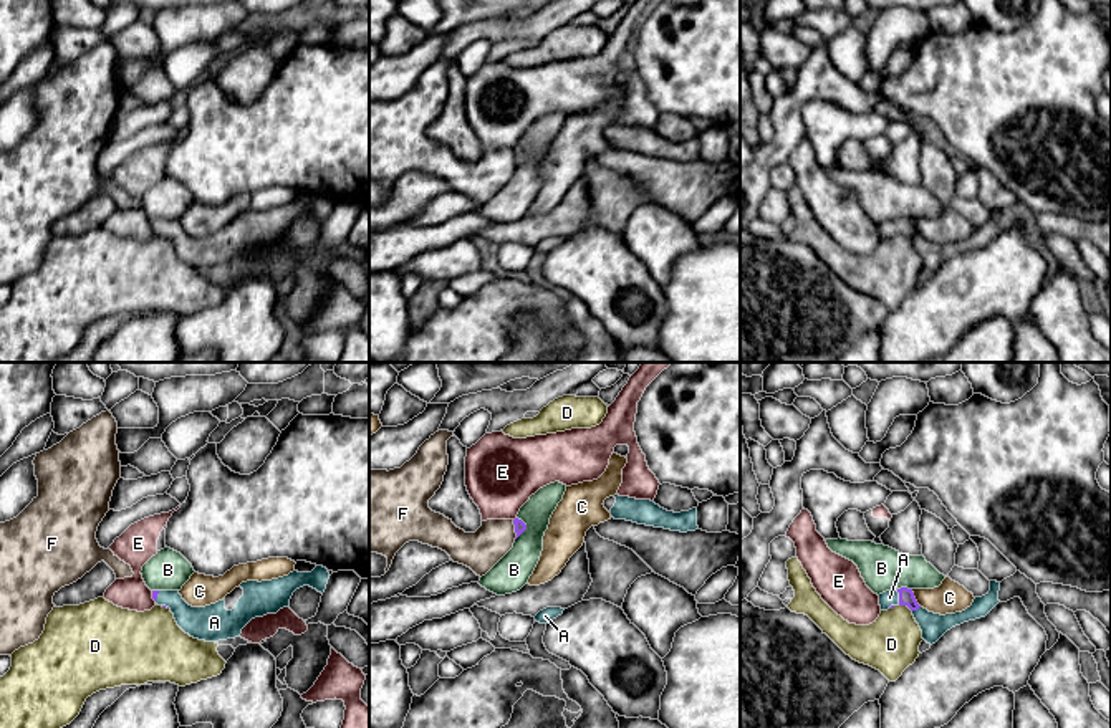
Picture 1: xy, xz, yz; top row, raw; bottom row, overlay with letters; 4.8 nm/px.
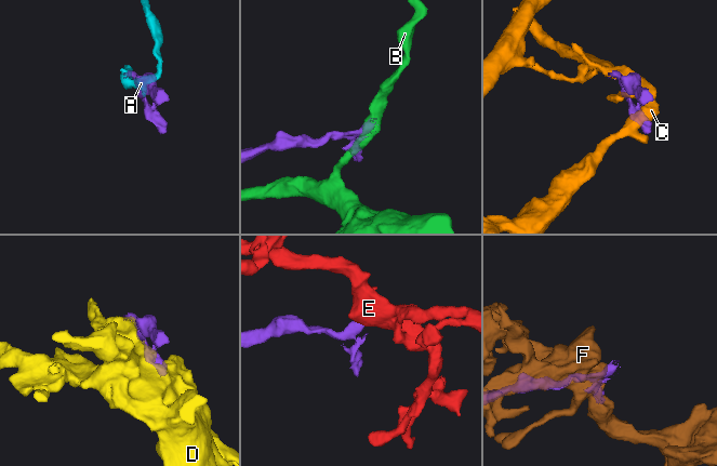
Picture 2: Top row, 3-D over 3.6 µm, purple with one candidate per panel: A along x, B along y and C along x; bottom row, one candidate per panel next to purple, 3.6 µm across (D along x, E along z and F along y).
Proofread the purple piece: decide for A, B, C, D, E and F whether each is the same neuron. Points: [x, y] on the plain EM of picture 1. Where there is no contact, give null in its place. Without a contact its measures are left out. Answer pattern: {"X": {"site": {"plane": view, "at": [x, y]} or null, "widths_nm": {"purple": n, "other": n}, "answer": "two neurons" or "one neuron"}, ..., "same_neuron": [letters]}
{"A": {"site": {"plane": "yz", "at": [899, 227]}, "widths_nm": {"purple": 80, "other": 80}, "answer": "one neuron"}, "B": {"site": {"plane": "yz", "at": [904, 217]}, "widths_nm": {"purple": 80, "other": 220}, "answer": "two neurons"}, "C": {"site": {"plane": "yz", "at": [914, 227]}, "widths_nm": {"purple": 80, "other": 160}, "answer": "two neurons"}, "D": {"site": {"plane": "yz", "at": [906, 234]}, "widths_nm": {"purple": 80, "other": 280}, "answer": "two neurons"}, "E": {"site": {"plane": "xy", "at": [153, 225]}, "widths_nm": {"purple": 30, "other": 170}, "answer": "two neurons"}, "F": {"site": {"plane": "xz", "at": [515, 159]}, "widths_nm": {"purple": 60, "other": 190}, "answer": "two neurons"}, "same_neuron": ["A"]}

